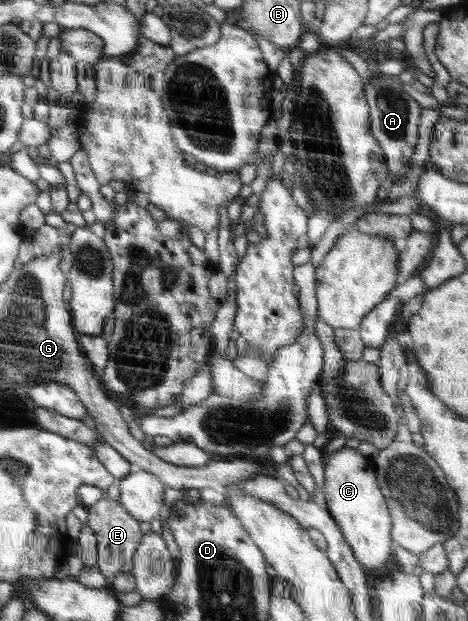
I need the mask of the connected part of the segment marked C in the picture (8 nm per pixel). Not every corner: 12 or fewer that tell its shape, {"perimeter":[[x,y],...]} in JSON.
{"perimeter":[[324,457],[324,496],[366,571],[392,564],[391,516],[373,462]]}

